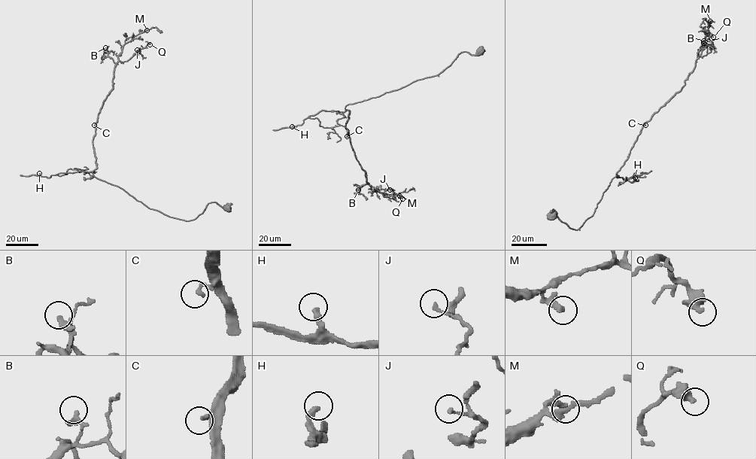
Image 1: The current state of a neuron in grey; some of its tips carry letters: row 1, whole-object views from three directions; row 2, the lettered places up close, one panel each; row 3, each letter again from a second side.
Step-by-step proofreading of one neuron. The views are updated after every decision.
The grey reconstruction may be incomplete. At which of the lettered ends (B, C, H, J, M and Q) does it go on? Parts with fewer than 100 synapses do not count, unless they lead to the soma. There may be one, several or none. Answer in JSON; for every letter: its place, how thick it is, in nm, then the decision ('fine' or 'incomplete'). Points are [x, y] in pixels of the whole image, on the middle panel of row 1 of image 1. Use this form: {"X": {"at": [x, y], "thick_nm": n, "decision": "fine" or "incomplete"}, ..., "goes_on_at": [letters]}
{"B": {"at": [358, 189], "thick_nm": 320, "decision": "fine"}, "C": {"at": [347, 136], "thick_nm": 200, "decision": "fine"}, "H": {"at": [292, 126], "thick_nm": 280, "decision": "incomplete"}, "J": {"at": [390, 189], "thick_nm": 180, "decision": "fine"}, "M": {"at": [399, 196], "thick_nm": 240, "decision": "fine"}, "Q": {"at": [402, 199], "thick_nm": 280, "decision": "fine"}, "goes_on_at": ["H"]}

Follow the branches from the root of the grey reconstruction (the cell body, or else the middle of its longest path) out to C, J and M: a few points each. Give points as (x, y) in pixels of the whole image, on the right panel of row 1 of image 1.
C: (551, 216), (553, 218), (556, 214), (553, 209), (569, 228), (578, 229), (593, 214), (645, 125)
J: (551, 216), (553, 209), (577, 229), (593, 214), (642, 126), (711, 51), (703, 43)
M: (551, 216), (556, 214), (553, 209), (577, 229), (593, 214), (642, 126), (684, 84), (710, 21)

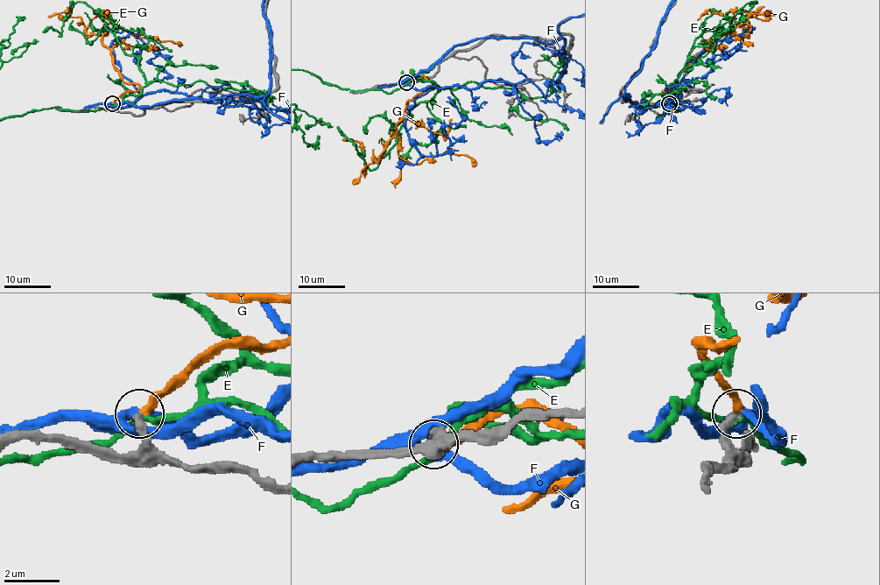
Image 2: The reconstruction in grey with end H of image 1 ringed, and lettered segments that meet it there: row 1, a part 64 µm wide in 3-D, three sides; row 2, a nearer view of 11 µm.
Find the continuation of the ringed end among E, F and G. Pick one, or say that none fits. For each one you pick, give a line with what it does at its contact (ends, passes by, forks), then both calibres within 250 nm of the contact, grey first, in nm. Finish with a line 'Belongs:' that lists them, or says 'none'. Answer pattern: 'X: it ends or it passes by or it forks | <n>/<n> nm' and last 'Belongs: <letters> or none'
G: it ends | 280/280 nm
Belongs: G

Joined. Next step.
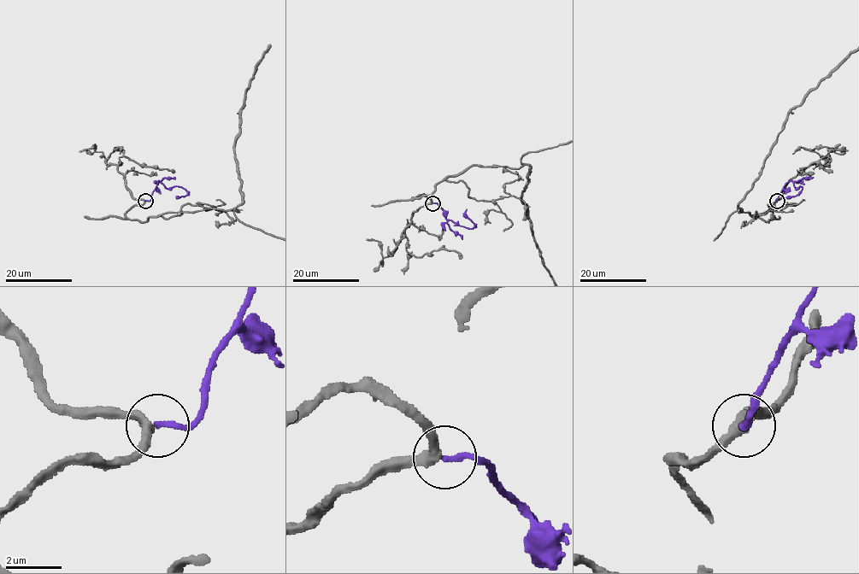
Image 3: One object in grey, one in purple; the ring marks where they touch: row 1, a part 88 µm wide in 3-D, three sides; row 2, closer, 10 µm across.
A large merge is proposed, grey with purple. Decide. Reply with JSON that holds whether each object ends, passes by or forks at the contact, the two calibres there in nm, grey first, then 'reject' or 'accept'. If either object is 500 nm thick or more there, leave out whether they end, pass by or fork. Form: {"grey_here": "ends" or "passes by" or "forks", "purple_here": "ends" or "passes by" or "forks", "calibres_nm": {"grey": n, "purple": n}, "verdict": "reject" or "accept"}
{"grey_here": "passes by", "purple_here": "ends", "calibres_nm": {"grey": 360, "purple": 200}, "verdict": "accept"}

